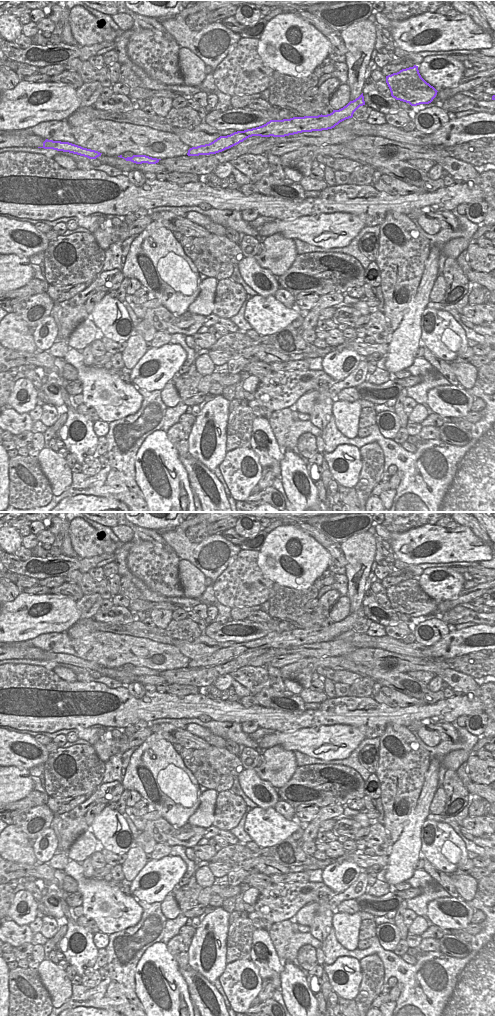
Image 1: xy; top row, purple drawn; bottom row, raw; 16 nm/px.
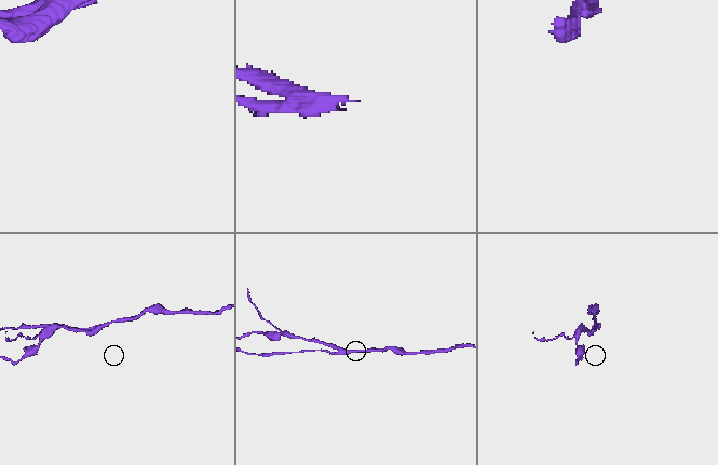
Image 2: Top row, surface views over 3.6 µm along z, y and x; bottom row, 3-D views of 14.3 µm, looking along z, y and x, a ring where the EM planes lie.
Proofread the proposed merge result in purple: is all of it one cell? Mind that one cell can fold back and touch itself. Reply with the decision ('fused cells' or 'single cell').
fused cells

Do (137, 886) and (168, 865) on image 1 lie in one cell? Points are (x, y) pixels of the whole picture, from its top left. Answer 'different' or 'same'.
same

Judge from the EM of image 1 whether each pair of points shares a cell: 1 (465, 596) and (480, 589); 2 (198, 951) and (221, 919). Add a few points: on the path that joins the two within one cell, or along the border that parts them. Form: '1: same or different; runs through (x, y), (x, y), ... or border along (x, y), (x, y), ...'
1: same; runs through (469, 594), (476, 592)
2: same; runs through (203, 940), (204, 925), (210, 923)

